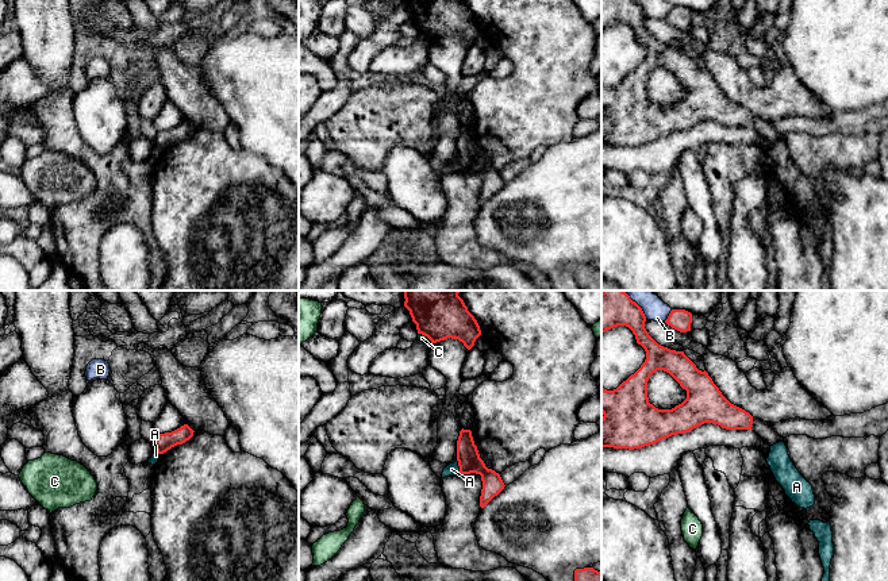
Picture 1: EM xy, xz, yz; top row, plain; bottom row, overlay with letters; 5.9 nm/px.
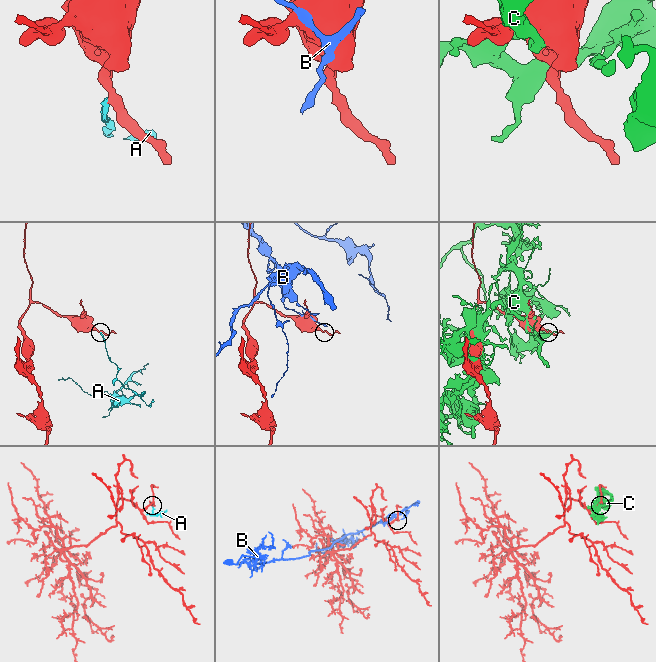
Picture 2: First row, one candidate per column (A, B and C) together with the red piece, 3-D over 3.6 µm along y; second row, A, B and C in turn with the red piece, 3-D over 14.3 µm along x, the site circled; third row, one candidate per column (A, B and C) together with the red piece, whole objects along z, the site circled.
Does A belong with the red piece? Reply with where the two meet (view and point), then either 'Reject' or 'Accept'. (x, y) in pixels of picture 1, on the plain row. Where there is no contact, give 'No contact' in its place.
Touches red at xz (458, 162). Reject

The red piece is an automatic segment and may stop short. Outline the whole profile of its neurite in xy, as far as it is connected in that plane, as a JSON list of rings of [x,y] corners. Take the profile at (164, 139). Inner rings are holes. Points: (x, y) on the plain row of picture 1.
[[[184,122],[172,130],[157,131],[154,146],[158,151],[164,151],[172,145],[189,138],[193,134],[193,130],[195,128],[188,122]]]

